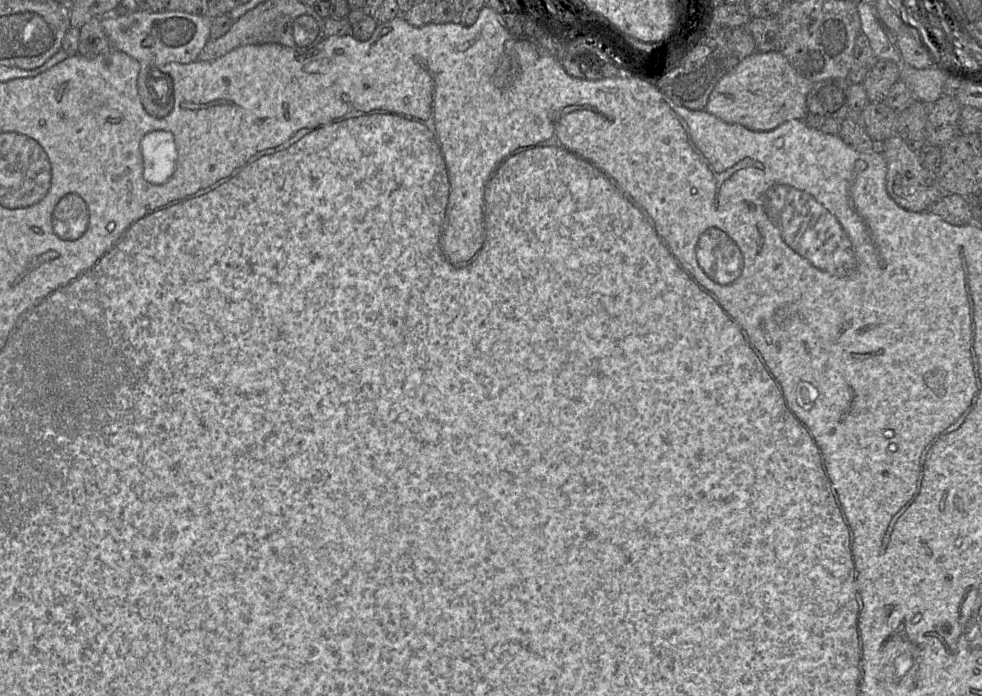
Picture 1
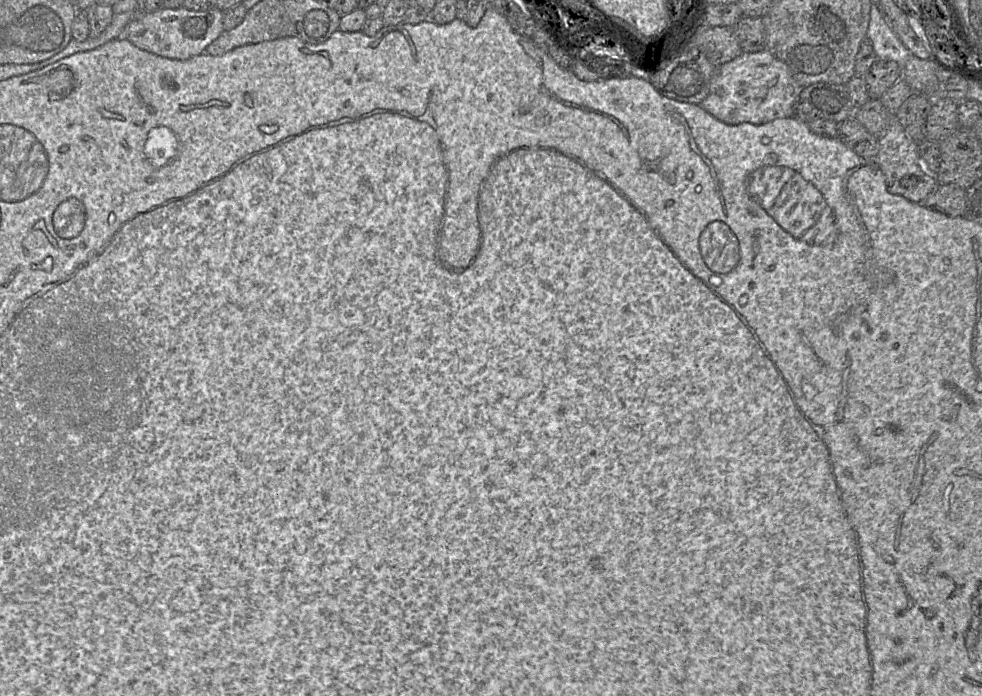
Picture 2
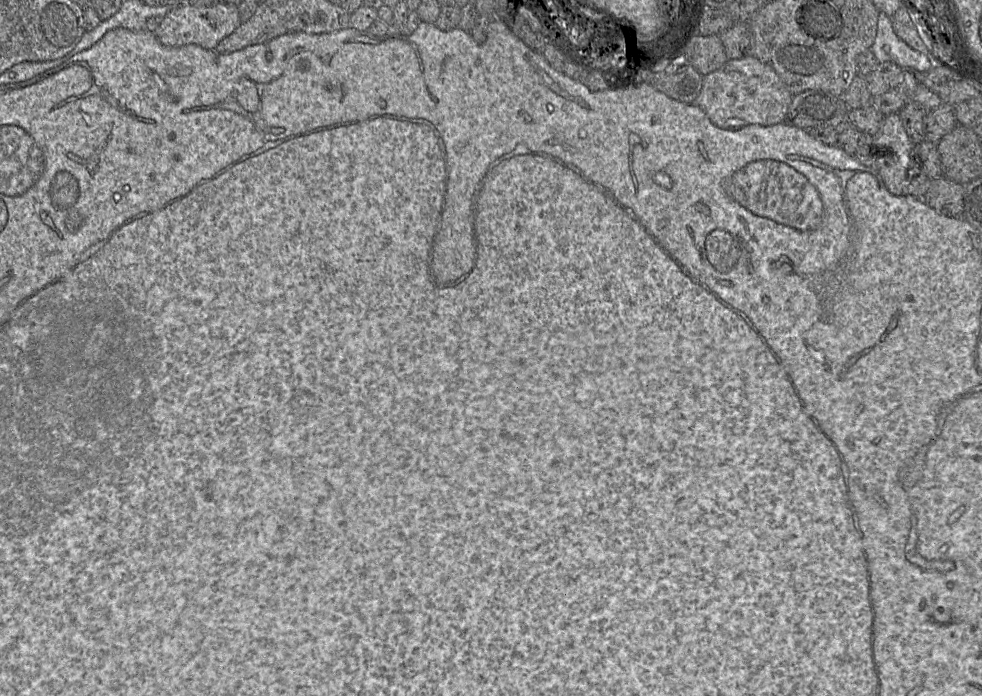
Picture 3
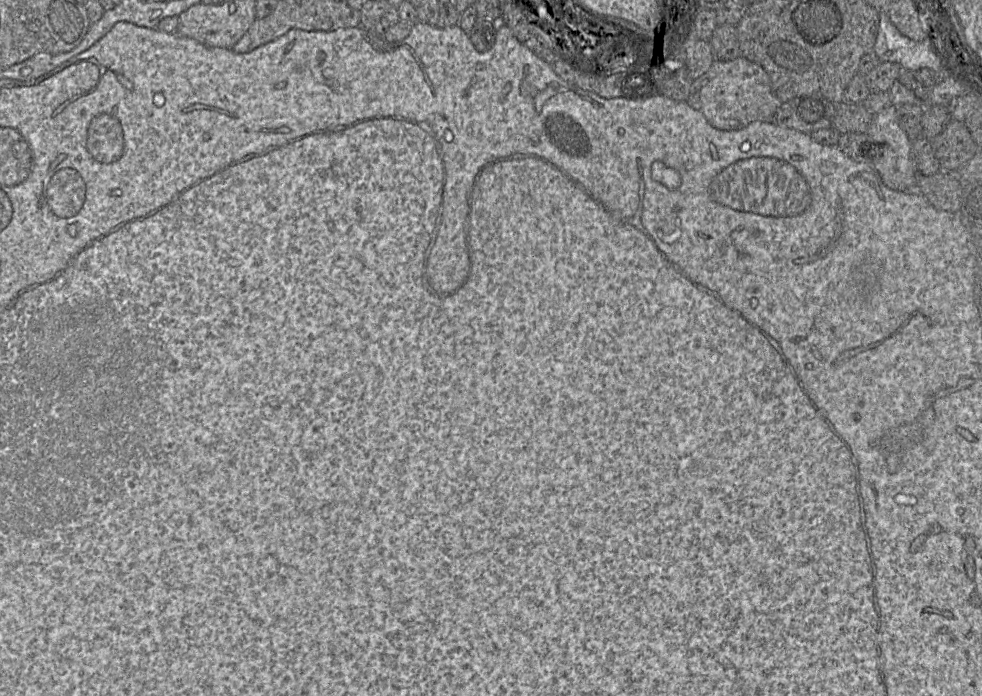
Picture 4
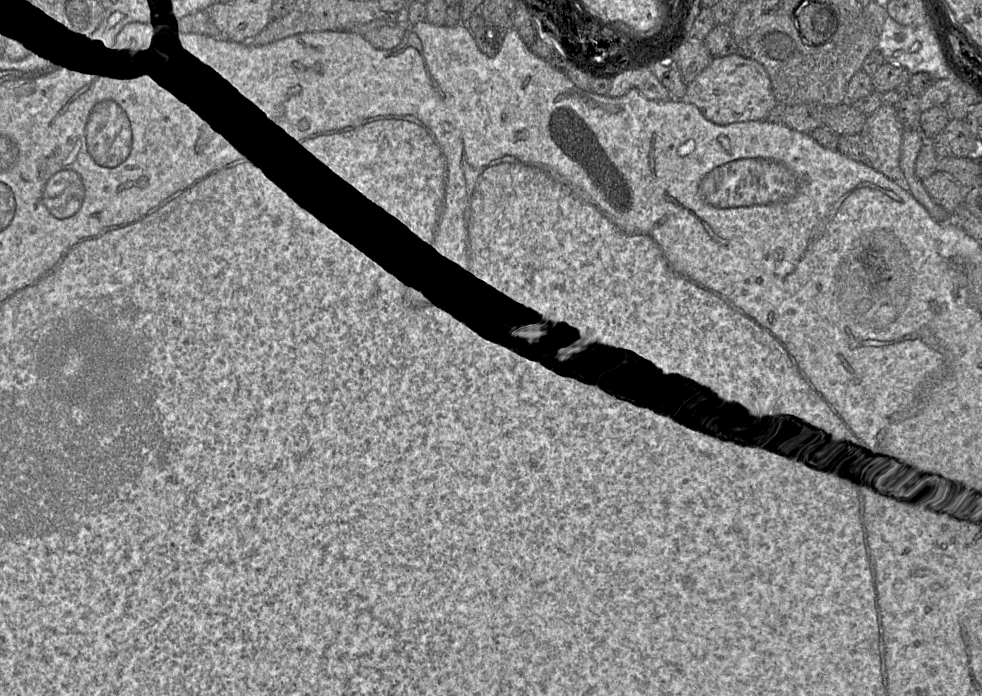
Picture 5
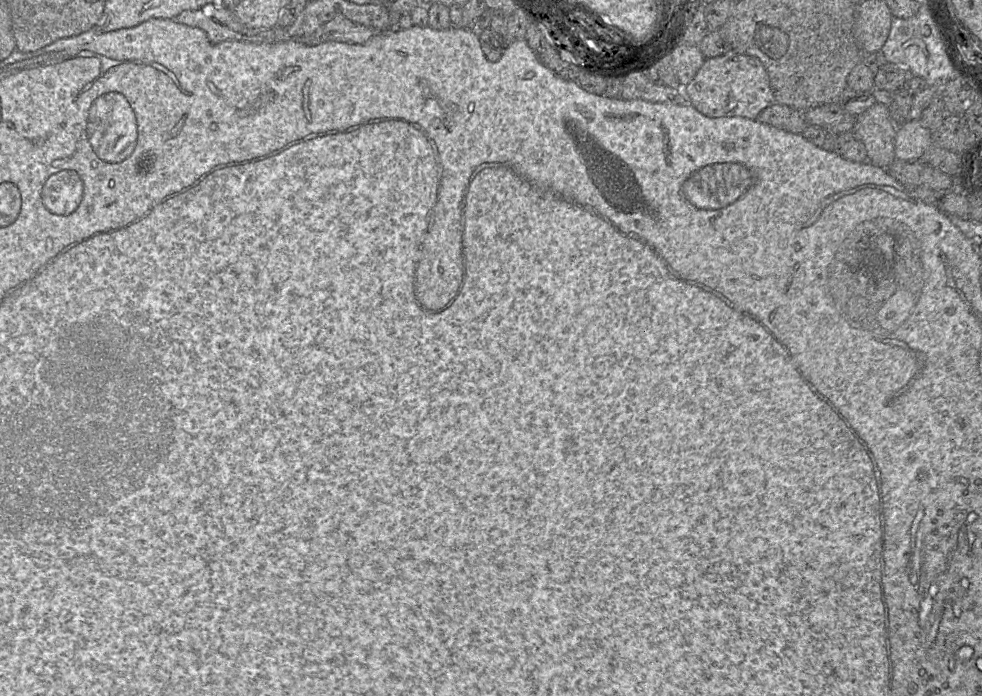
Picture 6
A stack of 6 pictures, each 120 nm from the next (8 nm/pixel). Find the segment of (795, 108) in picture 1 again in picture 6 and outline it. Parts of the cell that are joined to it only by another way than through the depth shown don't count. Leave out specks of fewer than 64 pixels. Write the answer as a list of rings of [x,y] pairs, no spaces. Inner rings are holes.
[[[732,49],[723,55],[706,58],[694,78],[681,88],[689,103],[708,117],[743,117],[754,120],[762,110],[776,103],[762,62],[755,56]]]

